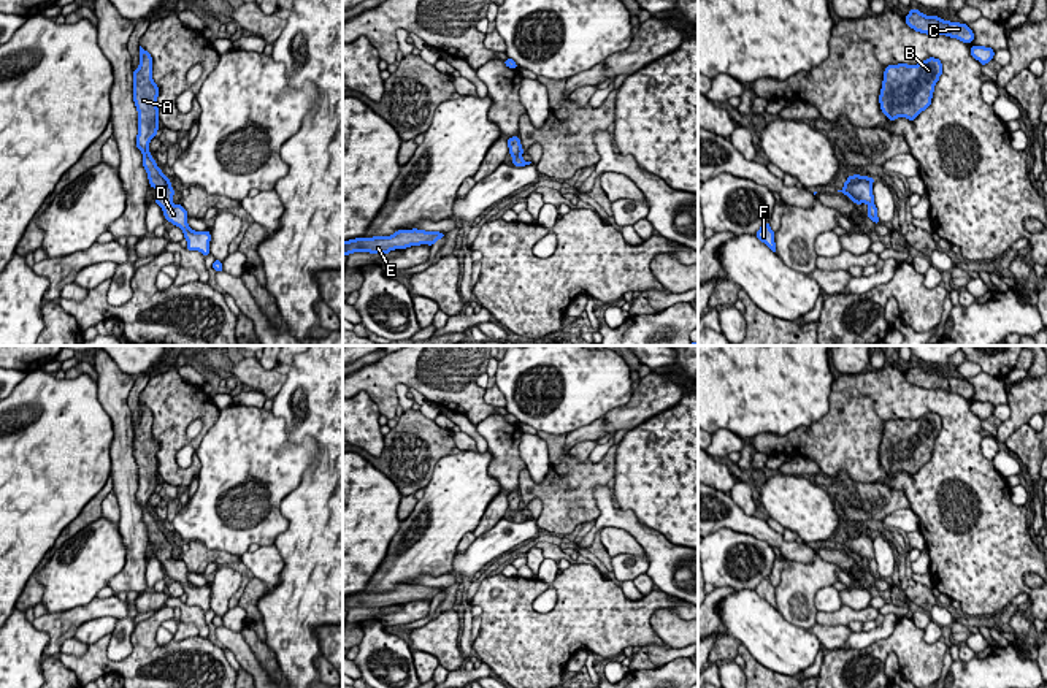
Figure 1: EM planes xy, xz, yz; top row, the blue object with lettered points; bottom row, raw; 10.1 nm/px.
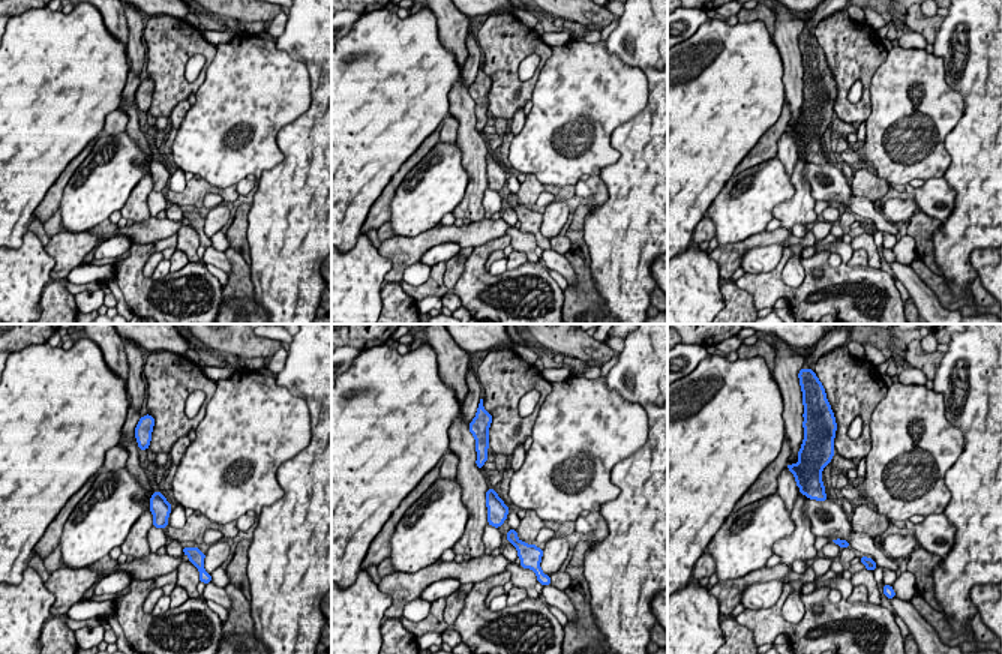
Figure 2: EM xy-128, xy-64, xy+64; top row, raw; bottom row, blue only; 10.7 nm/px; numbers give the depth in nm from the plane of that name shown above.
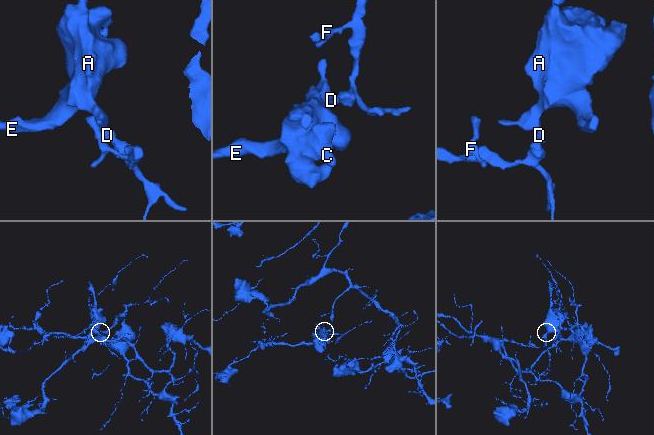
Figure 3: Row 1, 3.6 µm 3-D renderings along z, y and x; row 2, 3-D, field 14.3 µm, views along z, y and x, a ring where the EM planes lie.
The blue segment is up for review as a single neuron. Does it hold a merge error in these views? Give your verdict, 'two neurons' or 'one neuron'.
one neuron

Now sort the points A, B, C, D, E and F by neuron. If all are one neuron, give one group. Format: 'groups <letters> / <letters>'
groups A B C D E F

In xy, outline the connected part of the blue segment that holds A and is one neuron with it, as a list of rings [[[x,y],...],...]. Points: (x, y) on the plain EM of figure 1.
[[[140,401],[140,420],[133,426],[133,457],[138,466],[136,503],[143,509],[143,522],[148,528],[149,541],[157,545],[157,553],[154,558],[162,563],[168,577],[184,587],[184,593],[187,594],[186,604],[198,606],[206,612],[209,610],[209,585],[195,587],[189,582],[187,566],[182,563],[182,560],[174,560],[171,556],[174,550],[171,537],[149,509],[149,498],[159,490],[157,484],[160,482],[157,463],[159,449],[159,442],[152,436],[152,412]]]

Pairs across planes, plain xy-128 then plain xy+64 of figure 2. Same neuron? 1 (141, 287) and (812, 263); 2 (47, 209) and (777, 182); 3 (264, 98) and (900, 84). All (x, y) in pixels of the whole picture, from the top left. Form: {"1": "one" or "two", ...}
{"1": "one", "2": "two", "3": "one"}

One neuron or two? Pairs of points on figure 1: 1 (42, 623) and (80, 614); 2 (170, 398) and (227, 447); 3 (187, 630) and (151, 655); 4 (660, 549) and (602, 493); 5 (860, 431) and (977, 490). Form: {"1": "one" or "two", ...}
{"1": "one", "2": "two", "3": "two", "4": "one", "5": "one"}

